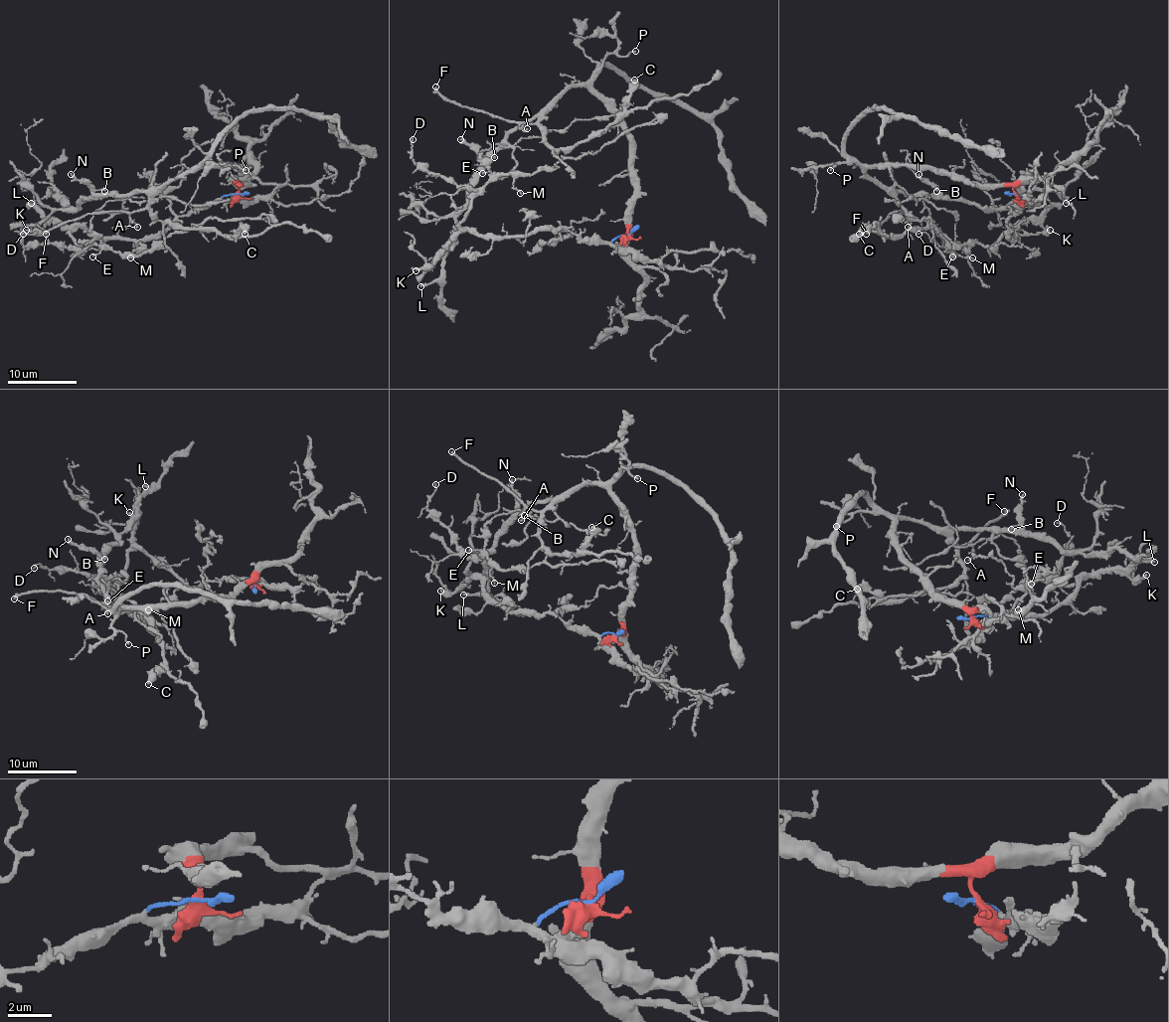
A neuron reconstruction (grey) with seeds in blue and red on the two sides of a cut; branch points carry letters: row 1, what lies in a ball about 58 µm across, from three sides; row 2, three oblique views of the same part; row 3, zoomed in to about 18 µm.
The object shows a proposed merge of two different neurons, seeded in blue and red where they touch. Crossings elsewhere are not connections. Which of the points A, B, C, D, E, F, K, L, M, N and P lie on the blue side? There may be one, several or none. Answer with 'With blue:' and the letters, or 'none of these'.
With blue: D, E, K, M

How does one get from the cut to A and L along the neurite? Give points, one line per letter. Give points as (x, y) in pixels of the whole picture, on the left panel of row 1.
A: (237, 194), (245, 182), (240, 168), (205, 165), (181, 174), (145, 207), (134, 210), (129, 215), (138, 227)
L: (237, 194), (245, 182), (238, 167), (200, 165), (155, 189), (94, 196), (67, 208), (53, 189), (31, 203)

